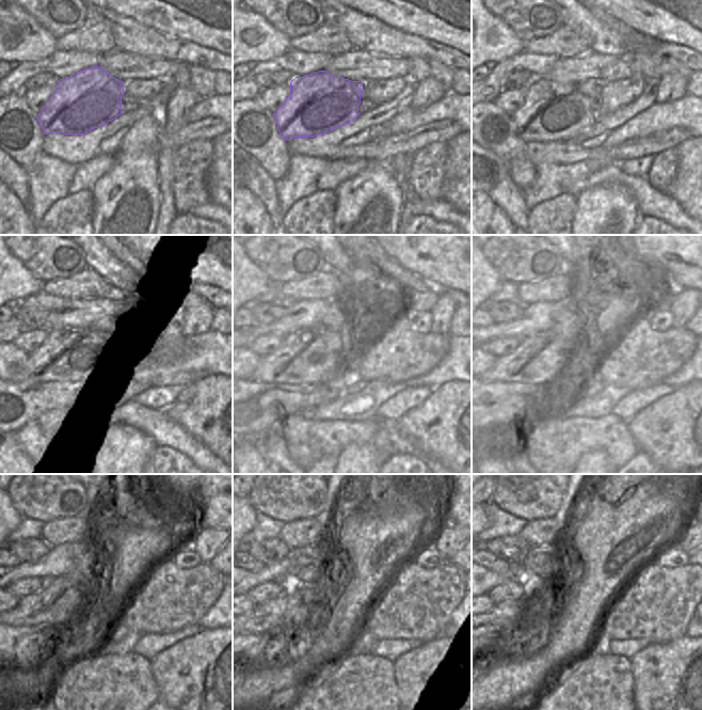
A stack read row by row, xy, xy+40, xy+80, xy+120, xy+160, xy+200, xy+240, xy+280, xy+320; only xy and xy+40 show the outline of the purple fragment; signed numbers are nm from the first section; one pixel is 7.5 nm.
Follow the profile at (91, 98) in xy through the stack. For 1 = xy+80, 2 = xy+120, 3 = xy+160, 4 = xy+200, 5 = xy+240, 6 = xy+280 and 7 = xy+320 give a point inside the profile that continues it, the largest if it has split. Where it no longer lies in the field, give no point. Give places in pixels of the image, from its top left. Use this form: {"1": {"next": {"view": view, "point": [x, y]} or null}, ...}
{"1": {"next": {"view": "xy+80", "point": [552, 113]}}, "2": {"next": {"view": "xy+120", "point": [90, 353]}}, "3": {"next": {"view": "xy+160", "point": [314, 356]}}, "4": {"next": {"view": "xy+200", "point": [540, 359]}}, "5": {"next": {"view": "xy+240", "point": [57, 603]}}, "6": {"next": {"view": "xy+280", "point": [298, 599]}}, "7": {"next": {"view": "xy+320", "point": [500, 619]}}}

